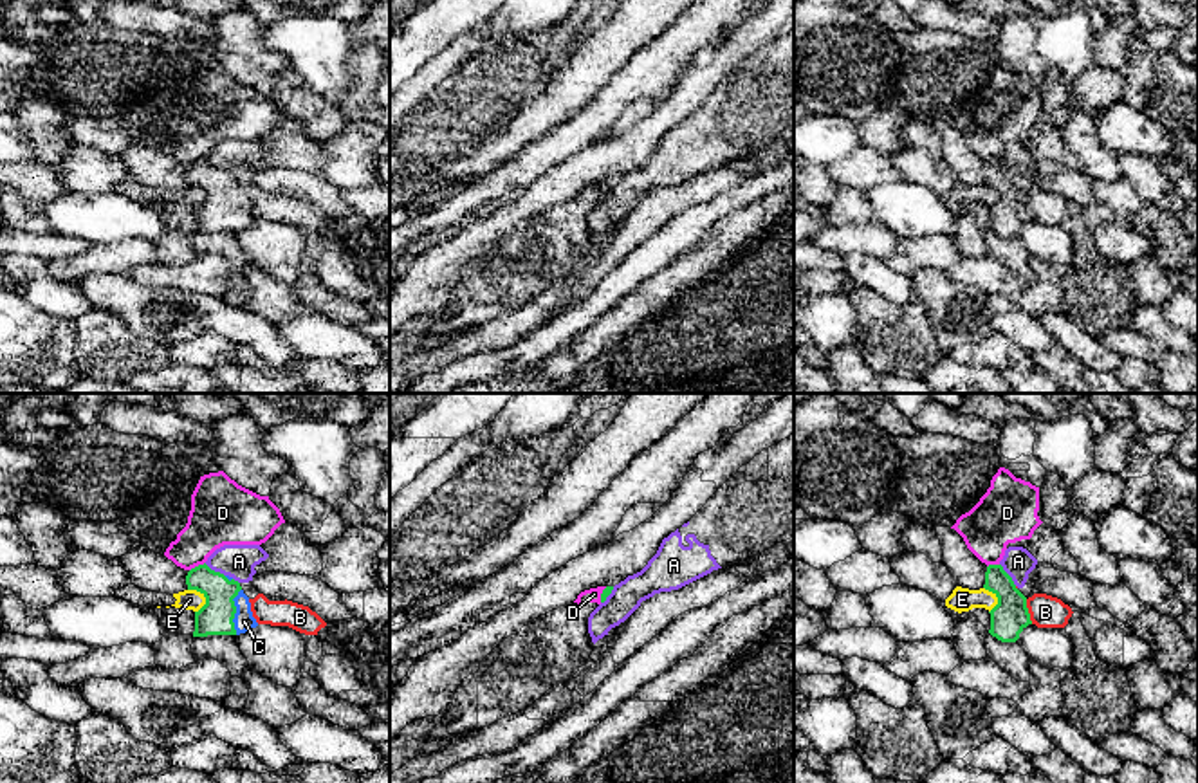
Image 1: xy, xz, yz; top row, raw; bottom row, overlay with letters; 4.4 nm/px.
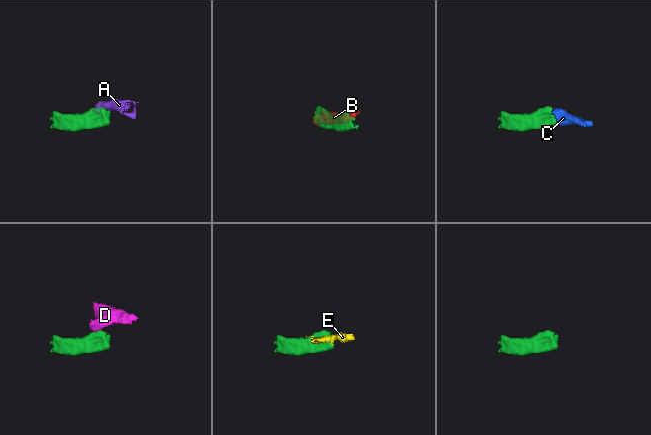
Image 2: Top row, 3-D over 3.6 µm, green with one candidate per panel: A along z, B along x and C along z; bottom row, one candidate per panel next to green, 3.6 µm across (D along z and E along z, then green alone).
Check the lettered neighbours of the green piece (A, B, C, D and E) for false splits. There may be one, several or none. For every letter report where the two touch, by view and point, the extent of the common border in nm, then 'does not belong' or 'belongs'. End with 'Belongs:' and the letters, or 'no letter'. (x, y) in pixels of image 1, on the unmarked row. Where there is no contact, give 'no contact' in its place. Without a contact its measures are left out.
A: yz (1007, 170) | 130 nm | does not belong
B: yz (1027, 208) | 120 nm | does not belong
C: xy (235, 208) | 200 nm | belongs
D: xy (199, 161) | 80 nm | does not belong
E: xy (204, 192) | 120 nm | does not belong
Belongs: C

